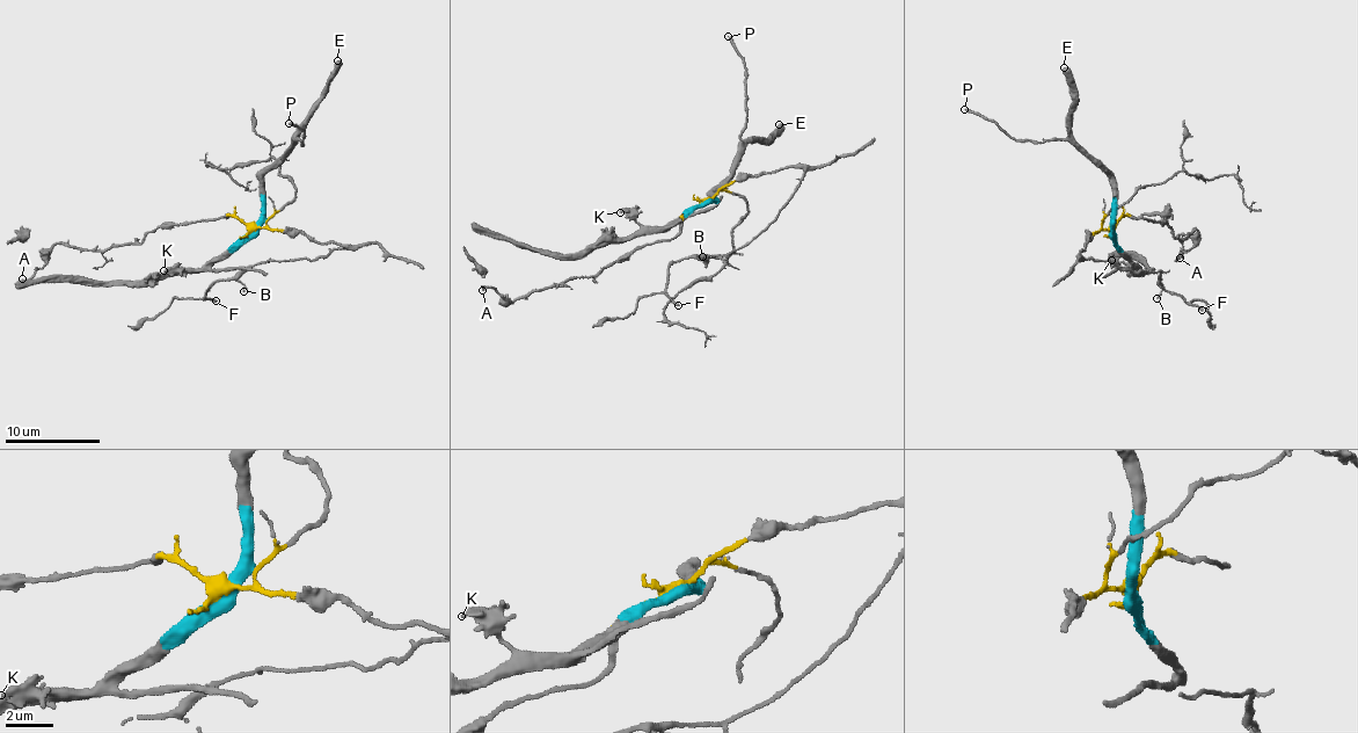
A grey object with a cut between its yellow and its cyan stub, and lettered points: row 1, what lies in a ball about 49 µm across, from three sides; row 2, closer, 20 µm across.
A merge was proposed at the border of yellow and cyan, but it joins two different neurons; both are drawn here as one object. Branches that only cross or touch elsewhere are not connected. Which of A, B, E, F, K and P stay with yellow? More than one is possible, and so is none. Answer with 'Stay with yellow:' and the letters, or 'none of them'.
Stay with yellow: A, B, F

